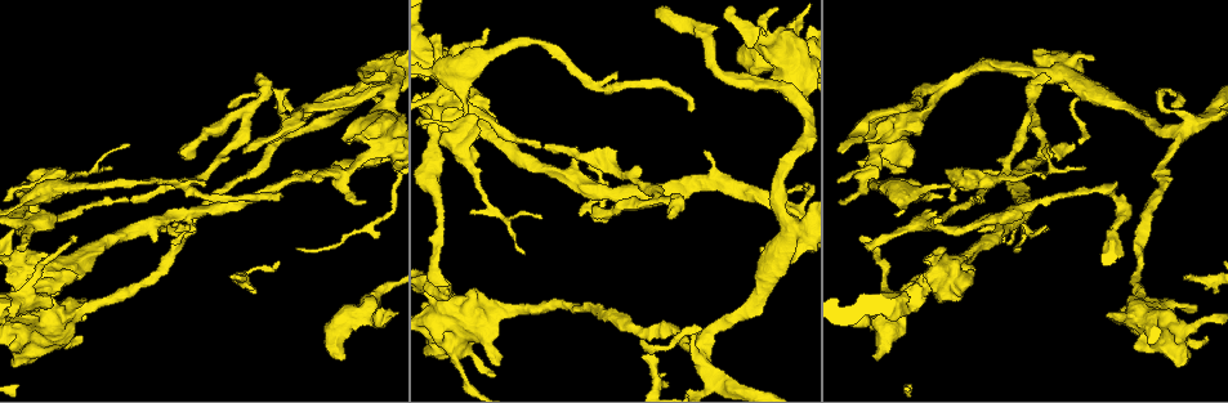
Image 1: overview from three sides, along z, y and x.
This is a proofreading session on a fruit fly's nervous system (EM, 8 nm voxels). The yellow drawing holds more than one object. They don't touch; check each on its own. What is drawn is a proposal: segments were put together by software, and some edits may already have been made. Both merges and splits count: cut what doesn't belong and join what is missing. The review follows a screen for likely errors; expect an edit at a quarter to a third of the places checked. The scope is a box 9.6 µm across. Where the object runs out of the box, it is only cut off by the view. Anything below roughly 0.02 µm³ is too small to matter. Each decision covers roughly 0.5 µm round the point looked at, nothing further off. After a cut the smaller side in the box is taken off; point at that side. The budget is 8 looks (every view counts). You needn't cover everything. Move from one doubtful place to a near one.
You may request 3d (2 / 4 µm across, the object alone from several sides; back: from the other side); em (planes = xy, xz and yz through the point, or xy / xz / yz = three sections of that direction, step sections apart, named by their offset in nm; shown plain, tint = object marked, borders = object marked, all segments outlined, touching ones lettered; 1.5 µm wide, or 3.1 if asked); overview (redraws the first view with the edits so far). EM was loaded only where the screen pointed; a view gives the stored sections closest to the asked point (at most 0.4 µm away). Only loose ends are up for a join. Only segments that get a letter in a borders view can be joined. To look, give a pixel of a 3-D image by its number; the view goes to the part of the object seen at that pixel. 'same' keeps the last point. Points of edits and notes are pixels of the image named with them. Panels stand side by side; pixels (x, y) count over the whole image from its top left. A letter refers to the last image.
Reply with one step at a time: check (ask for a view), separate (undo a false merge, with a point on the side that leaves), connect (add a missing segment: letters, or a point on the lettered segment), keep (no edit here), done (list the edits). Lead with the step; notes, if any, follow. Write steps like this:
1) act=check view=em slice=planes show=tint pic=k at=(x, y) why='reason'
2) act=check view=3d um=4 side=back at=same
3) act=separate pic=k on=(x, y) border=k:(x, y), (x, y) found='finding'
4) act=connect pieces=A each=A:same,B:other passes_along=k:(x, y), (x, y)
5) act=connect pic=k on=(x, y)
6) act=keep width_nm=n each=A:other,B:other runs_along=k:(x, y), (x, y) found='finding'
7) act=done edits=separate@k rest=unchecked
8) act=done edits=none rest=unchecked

act=check view=3d um=2 pic=1 at=(552, 53) why='narrows sharply'

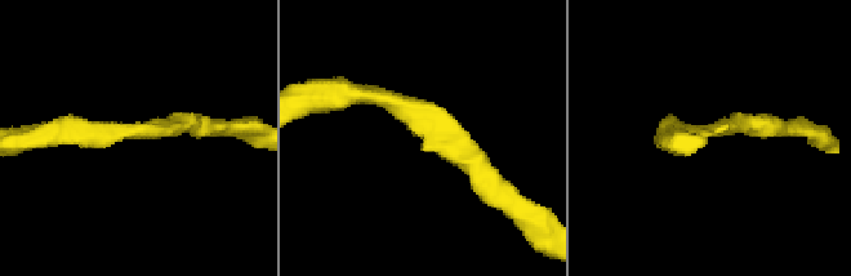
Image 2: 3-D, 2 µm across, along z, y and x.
act=check view=em slice=planes show=plain pic=2 at=(705, 134) arm_widths_nm=170,190

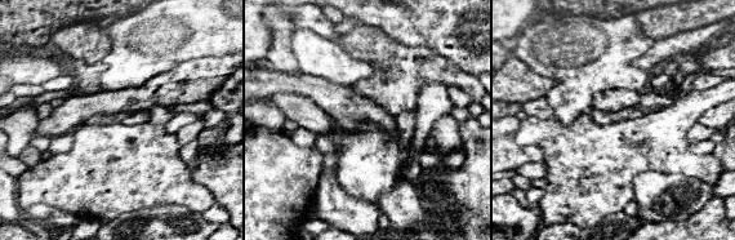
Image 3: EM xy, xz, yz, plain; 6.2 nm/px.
act=check view=em slice=planes show=borders at=same

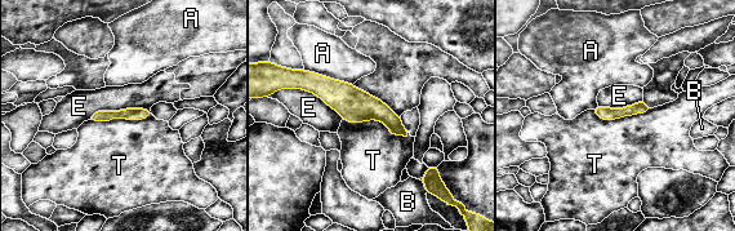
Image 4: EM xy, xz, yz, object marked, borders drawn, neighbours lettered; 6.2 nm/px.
act=keep longest_contact=T:420nm each=A:other,B:other,E:other,T:other border=4:(343, 119), (408, 136) found='continuous, no second neuron'

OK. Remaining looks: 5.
act=check view=3d um=2 pic=1 at=(958, 179) why='a narrow waist'

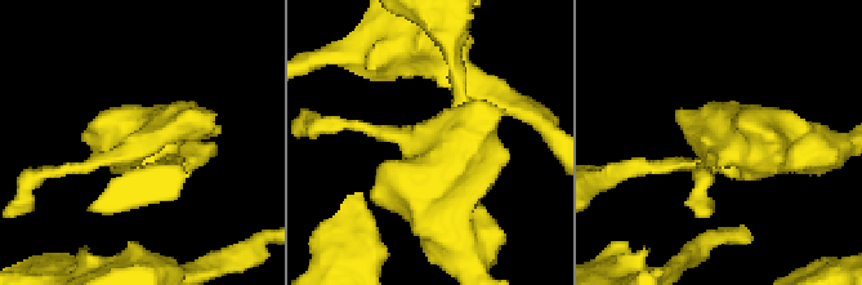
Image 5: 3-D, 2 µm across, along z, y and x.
act=check view=em slice=planes show=borders pic=5 at=(438, 139)

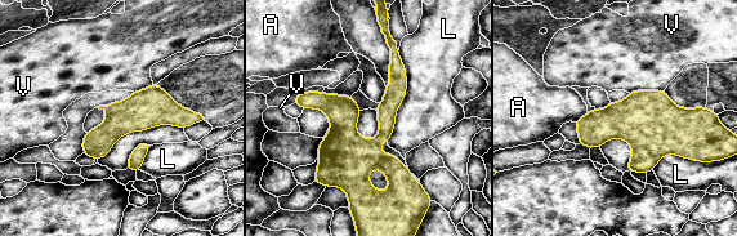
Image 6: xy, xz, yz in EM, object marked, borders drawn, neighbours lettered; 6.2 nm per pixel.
act=keep each=A:other,L:other,V:other runs_along=6:(298, 98), (322, 101), (373, 159), (403, 169) found='all the same neuron'

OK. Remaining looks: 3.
act=check view=3d um=2 pic=1 at=(280, 195) why='tapers out'

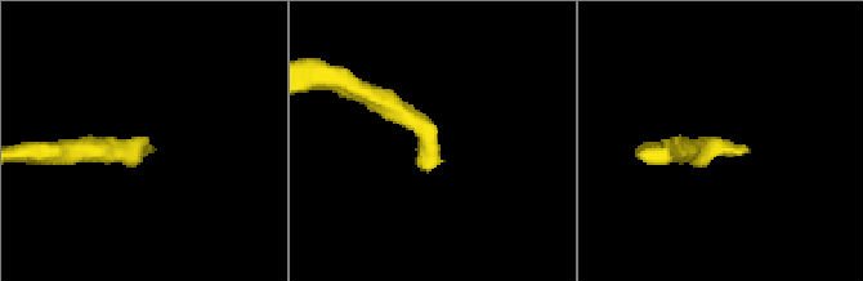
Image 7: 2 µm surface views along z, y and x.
act=check view=em slice=planes show=borders pic=7 at=(748, 152)

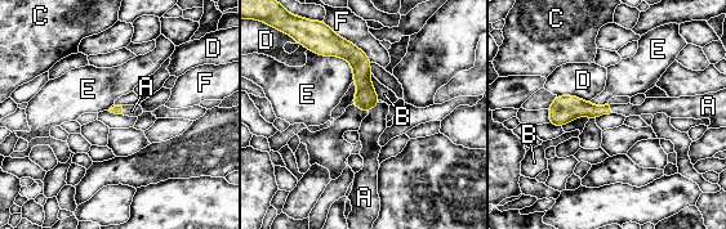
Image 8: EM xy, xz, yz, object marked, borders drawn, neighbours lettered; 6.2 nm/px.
act=connect pieces=A each=A:same,B:other,C:other,D:other,E:other,F:other passes_along=8:(366, 98), (374, 106), (374, 124) found='it goes on there'

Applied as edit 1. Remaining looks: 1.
act=done edits=connect@8 rest=unchecked

